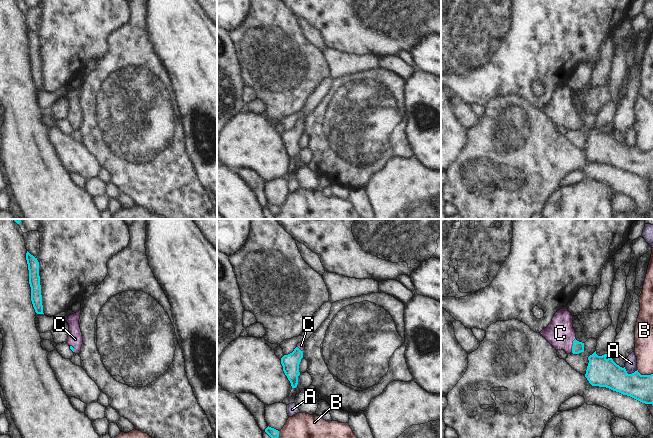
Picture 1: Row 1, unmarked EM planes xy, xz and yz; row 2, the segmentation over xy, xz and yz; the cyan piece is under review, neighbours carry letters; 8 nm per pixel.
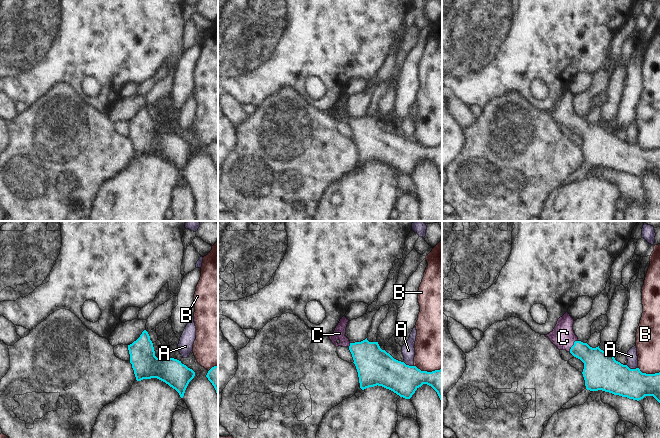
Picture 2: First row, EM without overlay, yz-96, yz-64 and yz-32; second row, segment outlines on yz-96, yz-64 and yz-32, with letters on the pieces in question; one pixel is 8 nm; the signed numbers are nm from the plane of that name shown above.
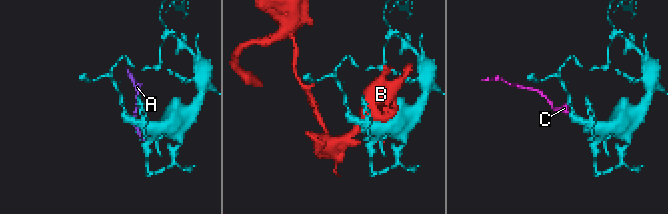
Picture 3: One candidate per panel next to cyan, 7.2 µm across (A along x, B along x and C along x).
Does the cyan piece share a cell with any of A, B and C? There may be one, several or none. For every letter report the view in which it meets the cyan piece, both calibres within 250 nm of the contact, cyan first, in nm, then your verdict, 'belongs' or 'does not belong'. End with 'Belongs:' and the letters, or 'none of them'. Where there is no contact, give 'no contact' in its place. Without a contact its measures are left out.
A: contact in yz; calibres 240 and 100 nm; does not belong
B: contact in yz; calibres 200 and 140 nm; does not belong
C: contact in yz; calibres 90 and 220 nm; belongs
Belongs: C

